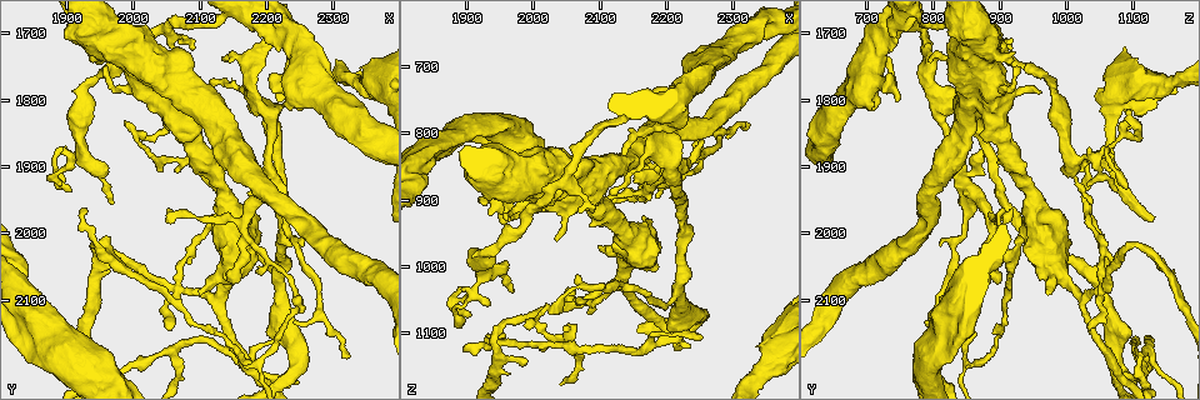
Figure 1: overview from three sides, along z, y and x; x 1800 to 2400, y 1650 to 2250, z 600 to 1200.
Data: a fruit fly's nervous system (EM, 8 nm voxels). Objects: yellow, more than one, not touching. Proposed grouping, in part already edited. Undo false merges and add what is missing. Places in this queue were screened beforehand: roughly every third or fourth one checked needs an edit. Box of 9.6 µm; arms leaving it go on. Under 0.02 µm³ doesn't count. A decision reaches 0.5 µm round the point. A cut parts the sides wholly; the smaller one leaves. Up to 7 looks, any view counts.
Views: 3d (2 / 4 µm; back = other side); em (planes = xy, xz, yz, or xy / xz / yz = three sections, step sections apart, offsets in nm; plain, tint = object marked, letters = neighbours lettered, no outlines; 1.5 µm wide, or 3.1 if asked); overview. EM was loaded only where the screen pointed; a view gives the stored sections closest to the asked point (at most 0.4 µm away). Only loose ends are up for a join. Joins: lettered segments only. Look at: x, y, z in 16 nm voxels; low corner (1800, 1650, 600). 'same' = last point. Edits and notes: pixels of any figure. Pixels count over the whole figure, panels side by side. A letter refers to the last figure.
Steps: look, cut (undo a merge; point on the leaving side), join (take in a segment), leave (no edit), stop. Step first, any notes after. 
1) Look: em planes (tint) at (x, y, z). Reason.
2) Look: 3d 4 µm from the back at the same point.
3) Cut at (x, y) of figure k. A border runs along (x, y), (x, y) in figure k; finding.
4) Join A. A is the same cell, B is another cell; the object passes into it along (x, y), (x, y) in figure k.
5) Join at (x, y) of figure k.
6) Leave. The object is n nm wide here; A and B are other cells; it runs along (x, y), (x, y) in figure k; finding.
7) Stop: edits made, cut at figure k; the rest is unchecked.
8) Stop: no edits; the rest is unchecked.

Look: em planes (plain) at (2070, 2090, 1050). Side arm on a straight run.

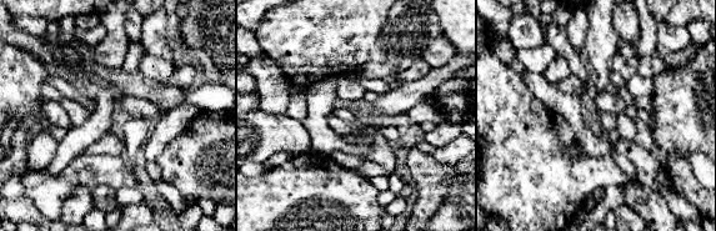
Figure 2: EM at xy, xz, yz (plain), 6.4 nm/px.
Look: em planes (letters) at the same point.

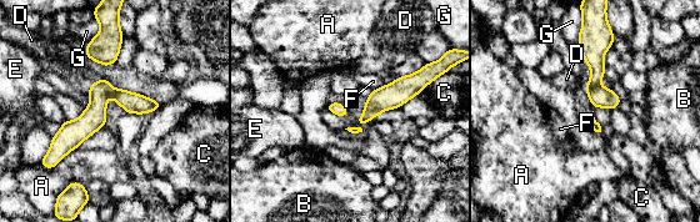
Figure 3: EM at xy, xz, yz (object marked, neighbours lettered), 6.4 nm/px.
Cut at (593, 49) of figure 3. The object is 120 nm wide here; A, B, C, D, E, F and G are other cells; the part that leaves runs along (105, 82), (96, 111), (53, 157) in figure 3; a second neuron is stuck on.

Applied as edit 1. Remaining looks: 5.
Look: em xy step 8 (tint) at (1940, 2015, 1100). Sharp bend.

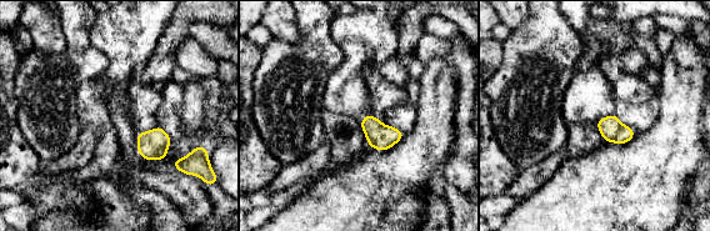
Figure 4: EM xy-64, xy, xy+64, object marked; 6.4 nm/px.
Look: em planes (letters) at the same point.

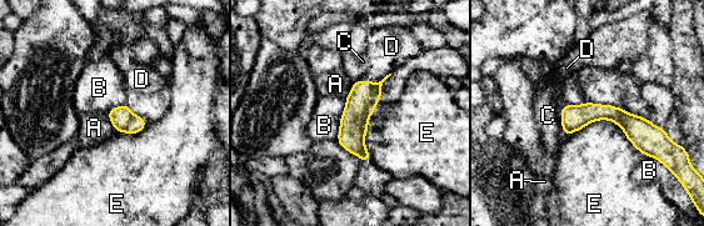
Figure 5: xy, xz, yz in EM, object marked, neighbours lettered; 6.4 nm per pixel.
Leave. The longest contact is with E, 500 nm; A, B, C, D and E are other cells; a border runs along (346, 99), (336, 139) in figure 5; all the same neuron.

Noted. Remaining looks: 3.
Stop: edits made, cut at figure 3; the rest is unchecked.

